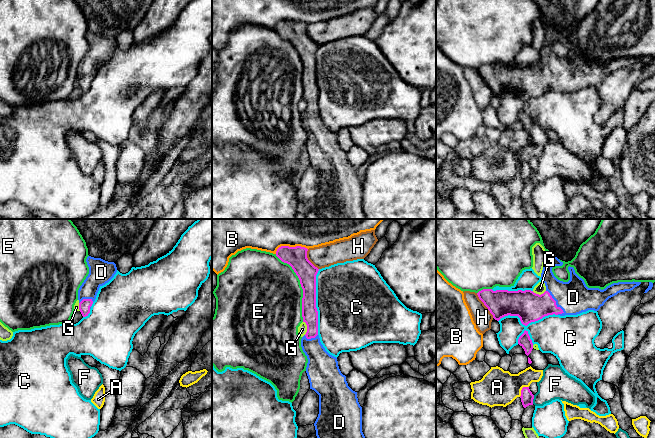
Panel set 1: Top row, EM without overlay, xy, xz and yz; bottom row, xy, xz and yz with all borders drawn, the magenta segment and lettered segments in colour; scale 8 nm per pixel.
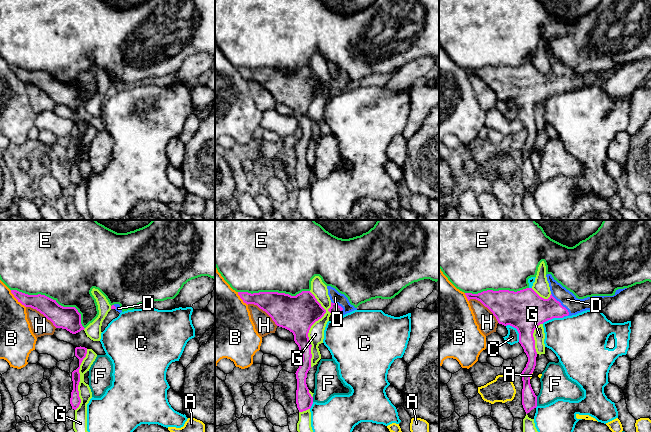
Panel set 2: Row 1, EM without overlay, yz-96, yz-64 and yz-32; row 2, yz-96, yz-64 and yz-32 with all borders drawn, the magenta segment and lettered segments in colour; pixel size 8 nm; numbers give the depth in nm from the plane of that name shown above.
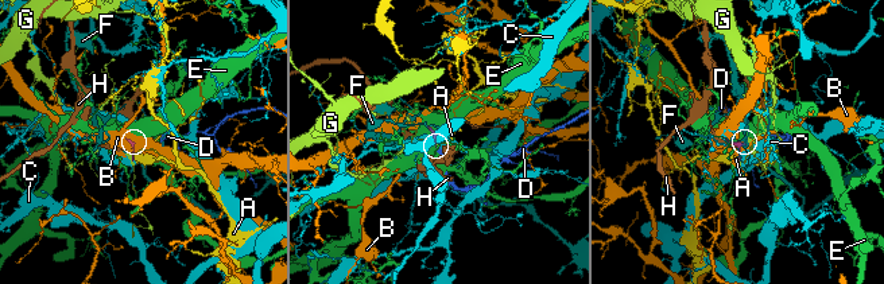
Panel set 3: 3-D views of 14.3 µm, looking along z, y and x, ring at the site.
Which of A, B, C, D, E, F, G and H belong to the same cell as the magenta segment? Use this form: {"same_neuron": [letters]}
{"same_neuron": ["D"]}

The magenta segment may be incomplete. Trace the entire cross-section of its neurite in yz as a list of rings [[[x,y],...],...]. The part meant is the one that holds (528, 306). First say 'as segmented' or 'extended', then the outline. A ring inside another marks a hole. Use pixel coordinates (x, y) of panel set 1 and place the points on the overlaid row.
extended; [[[549,254],[545,258],[541,279],[546,291],[539,295],[531,290],[483,289],[477,293],[479,299],[488,308],[493,318],[499,321],[505,316],[518,316],[523,325],[538,321],[548,315],[577,315],[588,310],[598,311],[611,297],[620,292],[631,291],[641,282],[618,282],[601,290],[588,288],[573,267],[568,267],[570,280],[558,280],[552,268],[562,266],[557,257]]]

